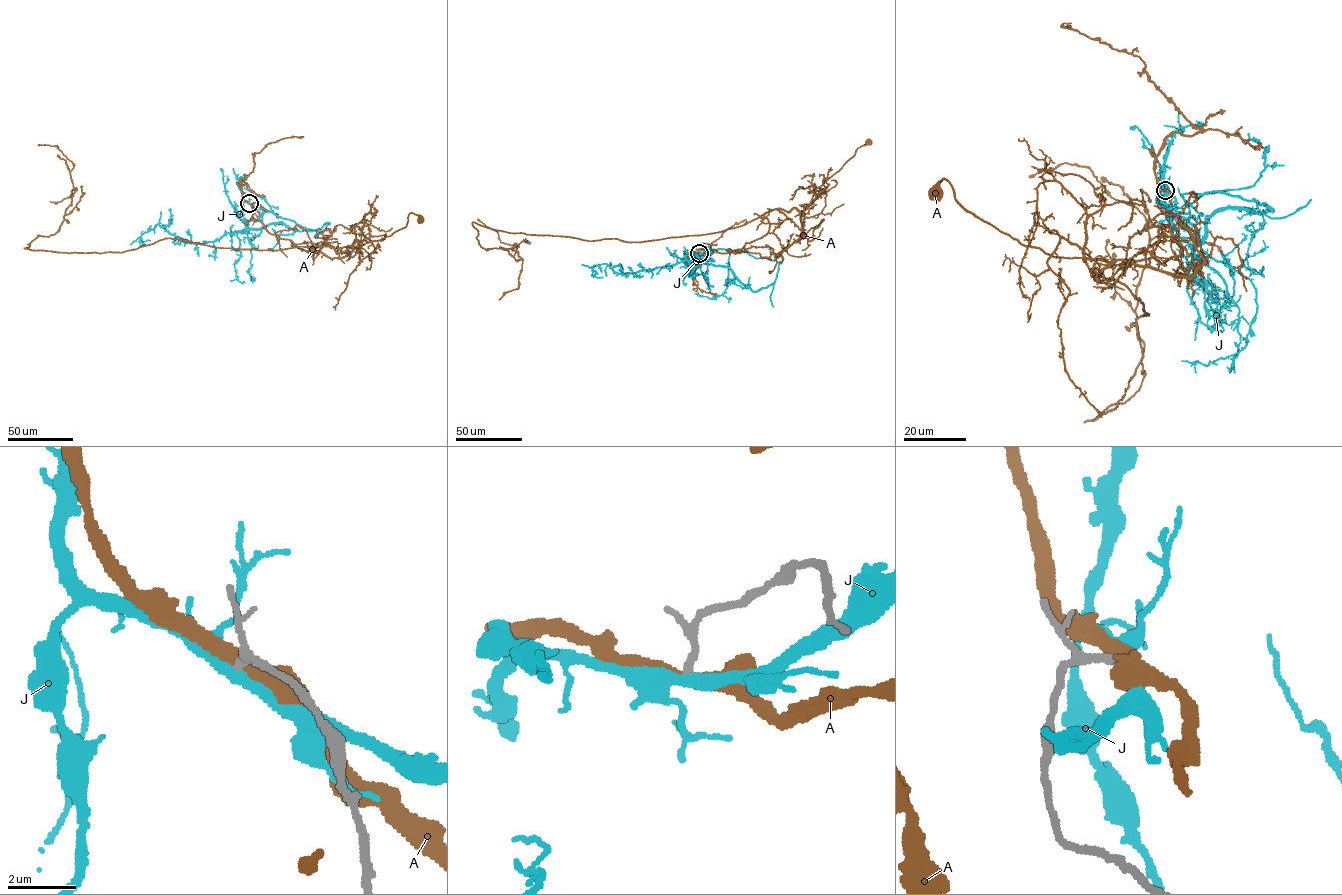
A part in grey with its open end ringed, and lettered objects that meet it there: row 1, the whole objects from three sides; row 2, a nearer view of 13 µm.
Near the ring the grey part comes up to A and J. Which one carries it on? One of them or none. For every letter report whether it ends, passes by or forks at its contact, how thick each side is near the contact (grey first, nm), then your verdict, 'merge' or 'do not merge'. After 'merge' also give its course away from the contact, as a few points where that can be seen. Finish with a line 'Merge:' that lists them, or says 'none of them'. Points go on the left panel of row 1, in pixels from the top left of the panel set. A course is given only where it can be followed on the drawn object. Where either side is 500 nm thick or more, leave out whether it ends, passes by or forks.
A: it passes by; 240 nm thick on the grey side, 360 nm on the other; do not merge
J: it passes by; 220 nm thick on the grey side, 400 nm on the other; do not merge
Merge: none of them

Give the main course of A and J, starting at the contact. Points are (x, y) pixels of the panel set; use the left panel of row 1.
A: (249, 203), (271, 234), (337, 253), (390, 236), (410, 213), (421, 221)
J: (249, 203), (310, 231), (329, 224), (301, 231), (278, 222), (202, 243), (158, 224), (140, 242), (150, 240)

